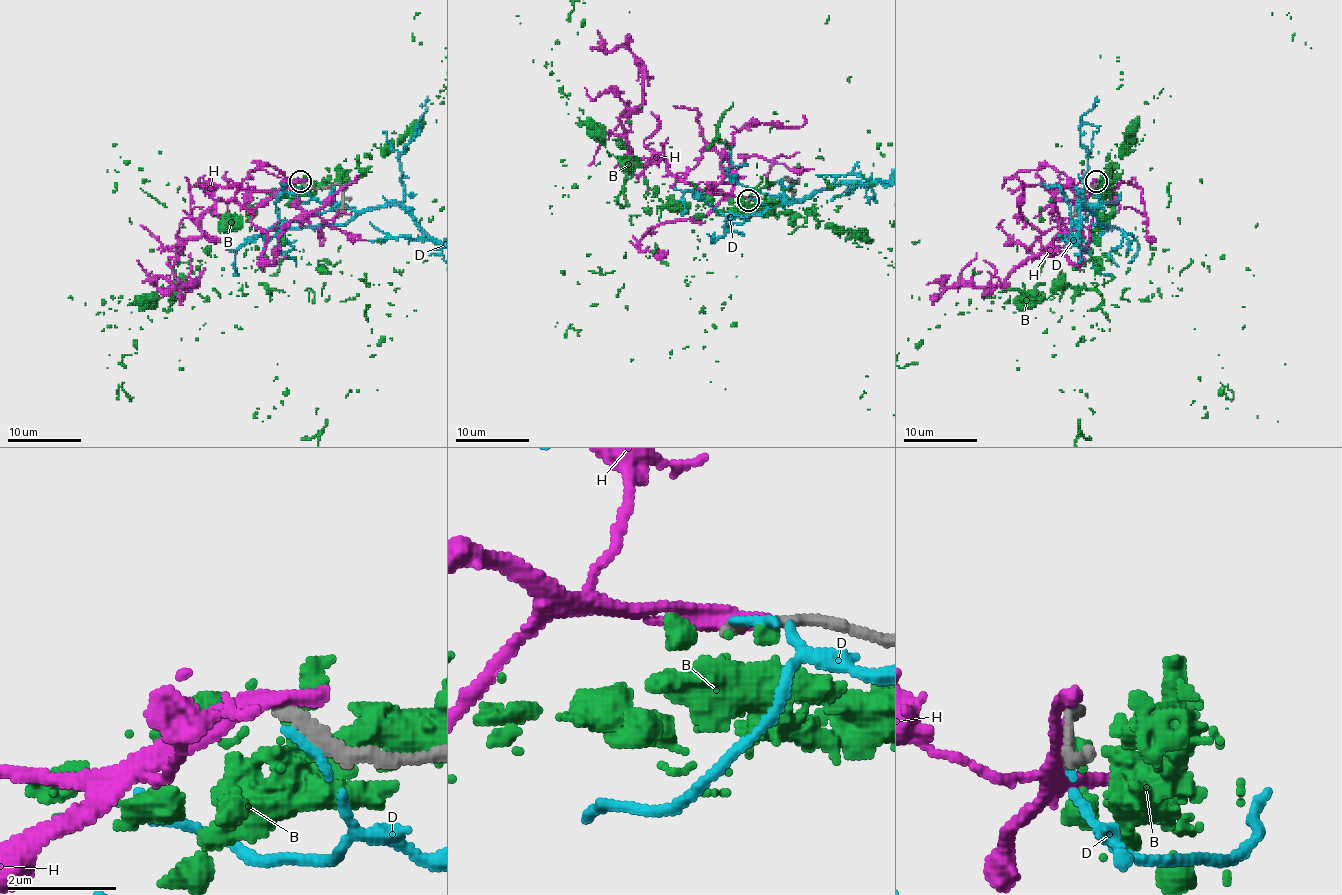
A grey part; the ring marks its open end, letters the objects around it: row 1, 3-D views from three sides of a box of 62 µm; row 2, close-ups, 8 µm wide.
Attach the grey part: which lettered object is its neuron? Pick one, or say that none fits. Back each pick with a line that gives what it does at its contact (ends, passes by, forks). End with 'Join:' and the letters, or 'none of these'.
Join: none of these

